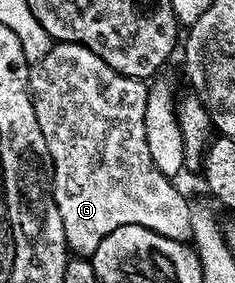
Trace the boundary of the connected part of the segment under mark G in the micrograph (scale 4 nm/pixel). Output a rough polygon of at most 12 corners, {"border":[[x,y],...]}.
{"border":[[54,43],[29,69],[65,243],[192,237],[149,88]]}

